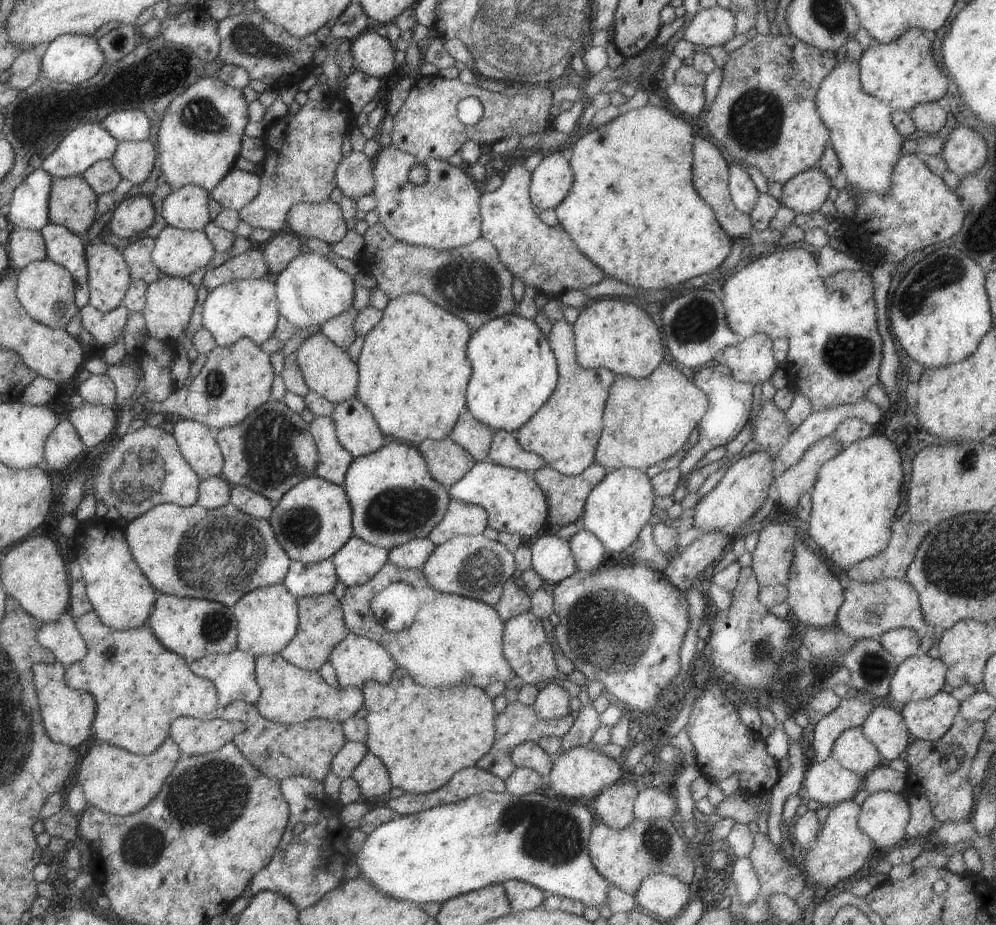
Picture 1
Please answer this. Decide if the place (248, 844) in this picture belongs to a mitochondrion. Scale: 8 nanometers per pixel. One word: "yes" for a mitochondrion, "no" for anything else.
no

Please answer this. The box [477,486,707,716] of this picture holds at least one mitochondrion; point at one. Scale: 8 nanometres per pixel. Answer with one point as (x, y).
(612, 636)

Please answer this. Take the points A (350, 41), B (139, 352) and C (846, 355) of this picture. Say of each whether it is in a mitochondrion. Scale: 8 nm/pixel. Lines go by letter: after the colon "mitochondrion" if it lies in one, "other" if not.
A: other
B: other
C: mitochondrion

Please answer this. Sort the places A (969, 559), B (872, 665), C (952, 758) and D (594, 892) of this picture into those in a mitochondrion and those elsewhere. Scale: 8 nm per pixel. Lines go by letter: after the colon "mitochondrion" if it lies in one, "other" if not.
A: mitochondrion
B: mitochondrion
C: mitochondrion
D: other

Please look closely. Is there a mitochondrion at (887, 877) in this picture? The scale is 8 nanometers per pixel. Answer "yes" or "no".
no

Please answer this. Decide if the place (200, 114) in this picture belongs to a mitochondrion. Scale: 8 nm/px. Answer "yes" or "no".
yes

